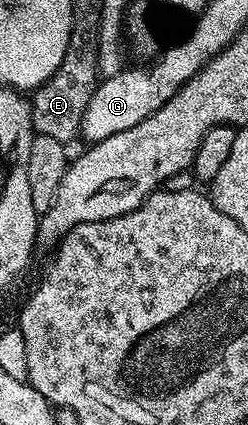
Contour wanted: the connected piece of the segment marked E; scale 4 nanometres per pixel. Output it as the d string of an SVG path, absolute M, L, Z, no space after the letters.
M93 31L82 32L70 37L64 62L41 86L33 89L30 117L37 135L56 138L56 142L69 145L70 140L78 140L82 128L84 110L92 98L94 89L100 83L100 61L98 42Z

